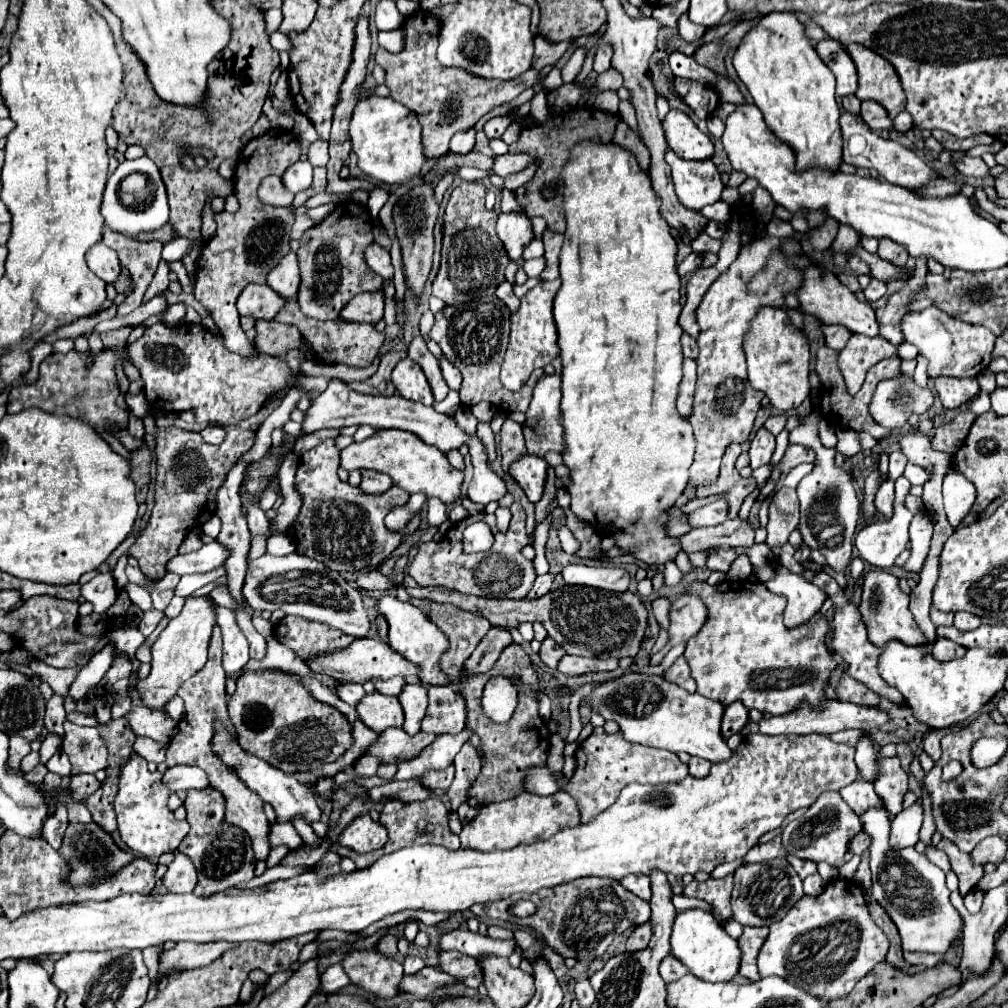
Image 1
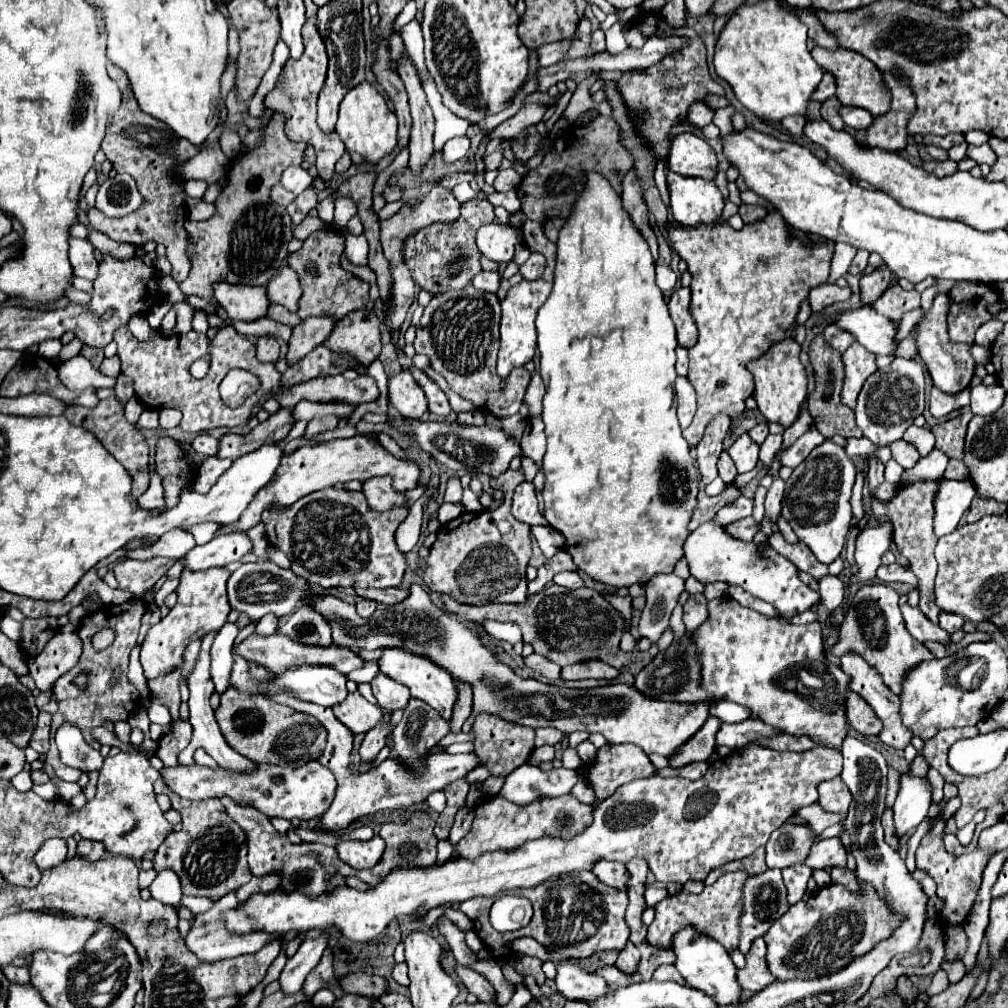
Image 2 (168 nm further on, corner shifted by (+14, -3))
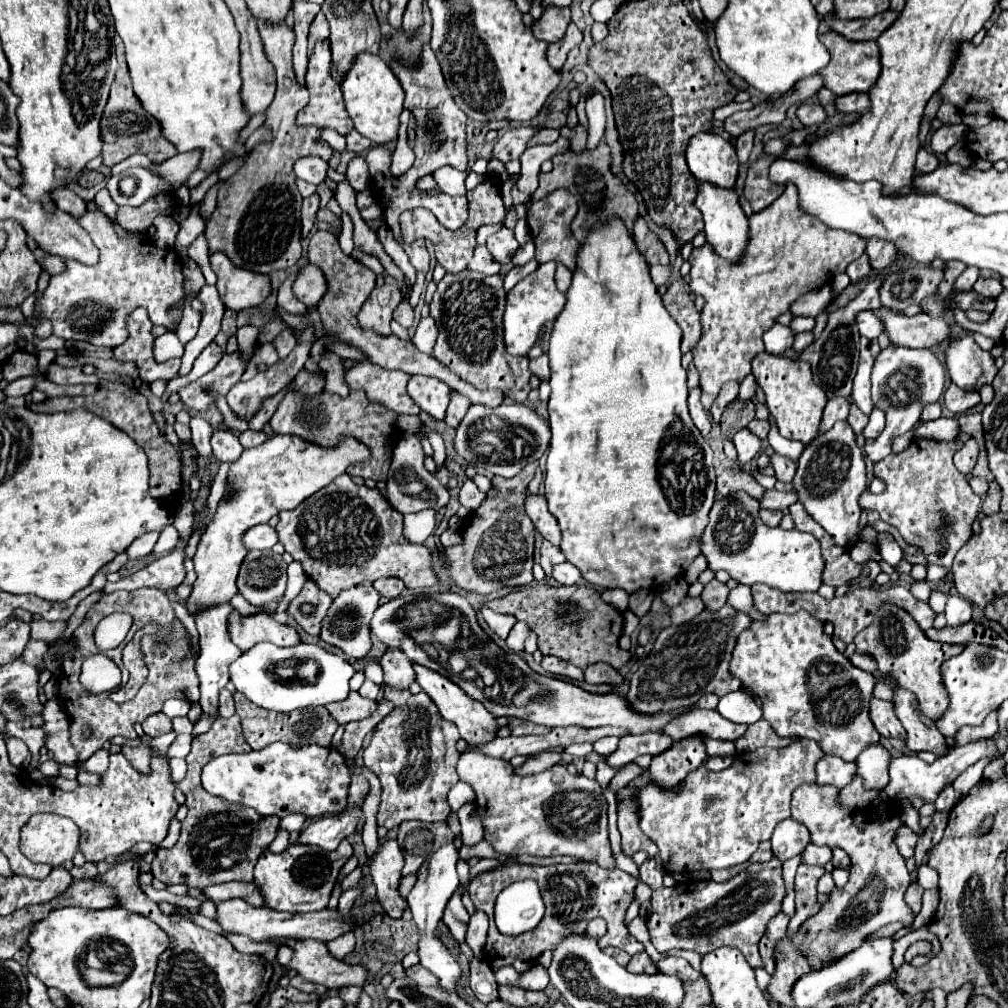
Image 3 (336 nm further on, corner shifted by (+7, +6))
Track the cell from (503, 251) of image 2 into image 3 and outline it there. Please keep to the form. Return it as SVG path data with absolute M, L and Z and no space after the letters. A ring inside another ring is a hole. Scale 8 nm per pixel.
M503 227L501 231L497 231L495 235L491 235L487 239L487 249L489 249L493 261L497 261L499 265L509 263L511 257L515 255L517 247L519 247L519 243L517 243L513 231L507 229L507 227Z

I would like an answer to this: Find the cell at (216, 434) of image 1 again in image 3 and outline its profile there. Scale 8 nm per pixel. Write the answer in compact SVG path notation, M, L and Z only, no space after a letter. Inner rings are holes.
M217 429L213 431L213 437L211 437L211 447L213 447L213 455L217 461L237 461L243 453L243 447L239 443L239 439L229 433L229 431L223 431L223 429Z

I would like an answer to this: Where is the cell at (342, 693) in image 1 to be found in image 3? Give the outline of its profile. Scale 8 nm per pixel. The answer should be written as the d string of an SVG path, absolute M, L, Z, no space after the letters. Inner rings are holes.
M257 643L249 651L245 651L235 663L231 663L231 683L237 687L237 691L241 691L255 705L267 711L277 711L277 713L289 713L303 707L343 701L349 695L349 679L353 677L353 673L355 673L353 665L345 661L343 657L329 653L327 649L319 645L307 645L307 643L299 643L295 647L277 647L273 643ZM277 661L291 661L297 667L307 661L315 661L319 671L313 683L307 679L301 679L299 675L295 675L295 679L289 679L289 681L277 681L275 677ZM269 665L273 673L269 673Z

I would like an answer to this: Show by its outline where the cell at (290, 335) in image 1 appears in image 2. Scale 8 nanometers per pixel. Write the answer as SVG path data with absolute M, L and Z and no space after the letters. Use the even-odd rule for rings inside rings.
M260 336L256 342L256 356L260 362L274 362L278 360L278 352L280 352L280 344L276 338L272 336Z

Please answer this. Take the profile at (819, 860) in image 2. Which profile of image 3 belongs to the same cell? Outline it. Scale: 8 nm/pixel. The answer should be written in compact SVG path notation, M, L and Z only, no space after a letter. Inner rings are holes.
M809 843L805 851L801 853L801 863L805 865L827 865L831 861L831 849L829 847L817 847Z

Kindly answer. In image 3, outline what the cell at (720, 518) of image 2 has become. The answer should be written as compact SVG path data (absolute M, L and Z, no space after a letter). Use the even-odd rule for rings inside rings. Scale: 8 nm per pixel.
M771 489L771 491L765 493L765 497L759 503L761 503L763 509L781 509L783 511L789 505L797 503L797 499L799 499L799 495L797 495L795 489L793 491L777 491L777 489Z

